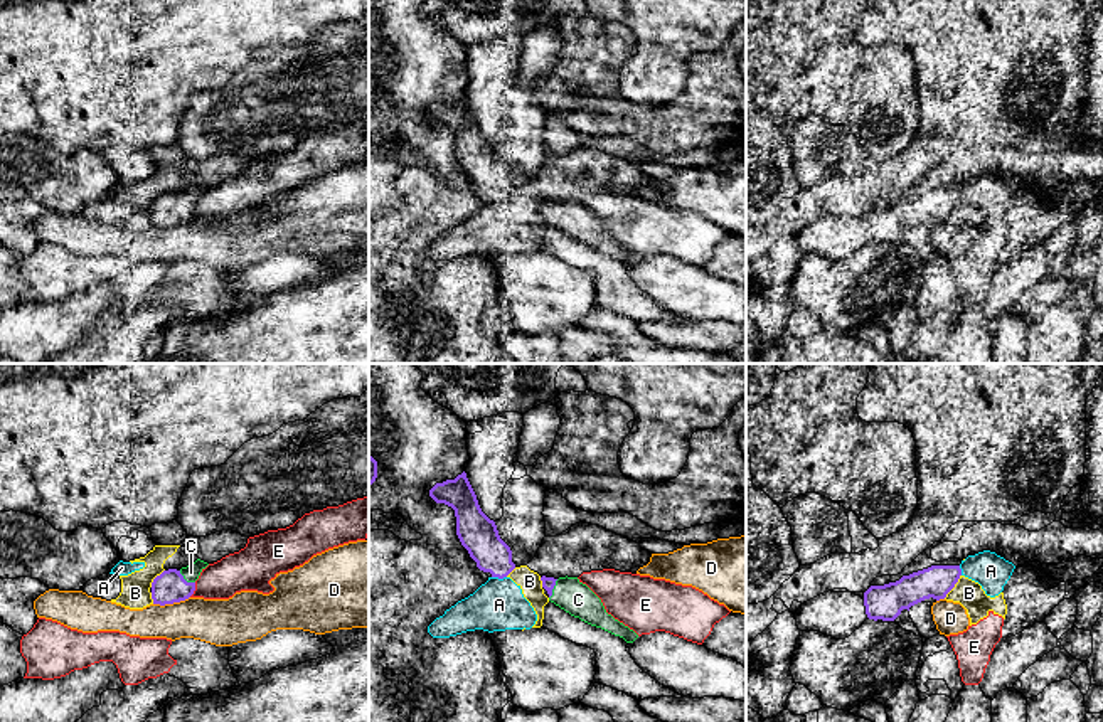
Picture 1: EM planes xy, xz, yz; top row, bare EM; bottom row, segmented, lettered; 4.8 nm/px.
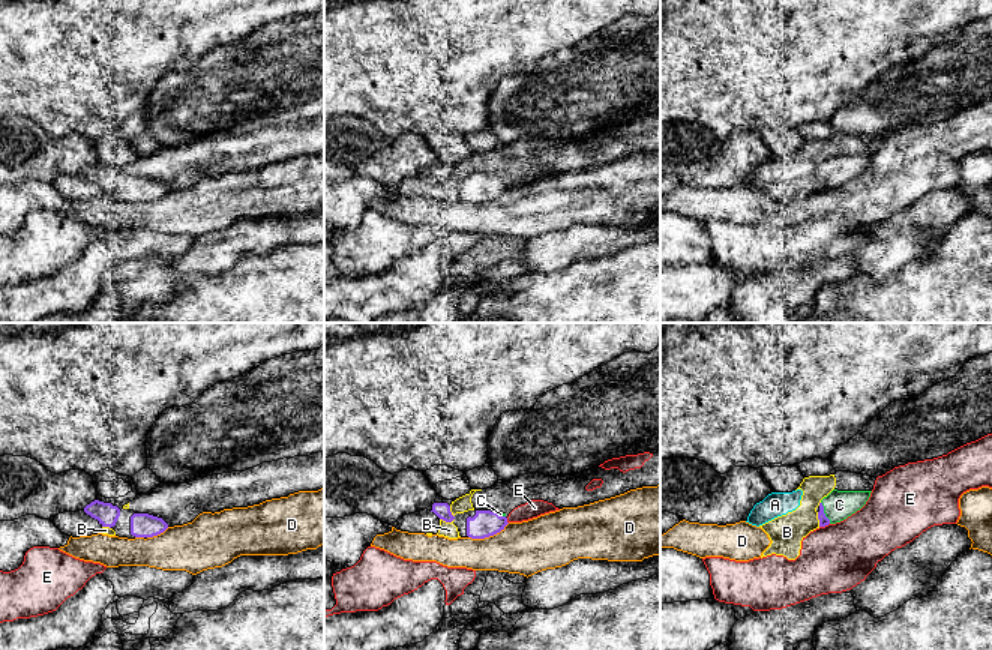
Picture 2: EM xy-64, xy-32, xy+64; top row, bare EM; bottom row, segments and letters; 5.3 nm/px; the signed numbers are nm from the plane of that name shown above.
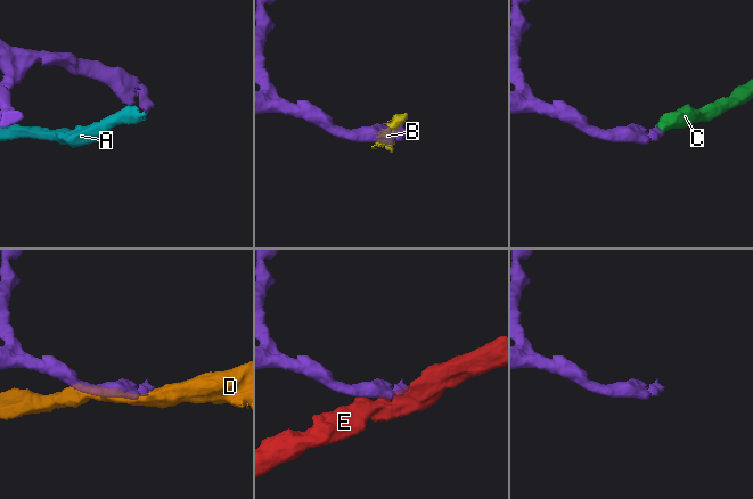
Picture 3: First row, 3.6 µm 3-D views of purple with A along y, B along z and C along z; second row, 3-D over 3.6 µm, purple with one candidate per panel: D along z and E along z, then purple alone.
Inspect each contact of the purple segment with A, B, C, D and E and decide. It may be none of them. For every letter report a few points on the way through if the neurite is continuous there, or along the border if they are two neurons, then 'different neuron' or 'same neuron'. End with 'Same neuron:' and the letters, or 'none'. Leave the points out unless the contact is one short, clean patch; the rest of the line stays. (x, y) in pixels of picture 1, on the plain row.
A: different neuron
B: different neuron
C: way xy (169, 211), (177, 209), (184, 202), (191, 196); same neuron
D: different neuron
E: different neuron
Same neuron: C

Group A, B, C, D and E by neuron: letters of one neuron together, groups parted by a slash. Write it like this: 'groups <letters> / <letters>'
groups A B / C / D / E

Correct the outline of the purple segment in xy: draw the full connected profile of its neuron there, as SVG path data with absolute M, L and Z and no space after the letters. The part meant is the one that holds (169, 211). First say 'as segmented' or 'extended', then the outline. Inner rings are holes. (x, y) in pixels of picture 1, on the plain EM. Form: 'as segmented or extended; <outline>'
extended; M197 182L180 194L163 194L152 205L153 227L165 229L189 222L195 214L195 204L207 188L207 185Z

